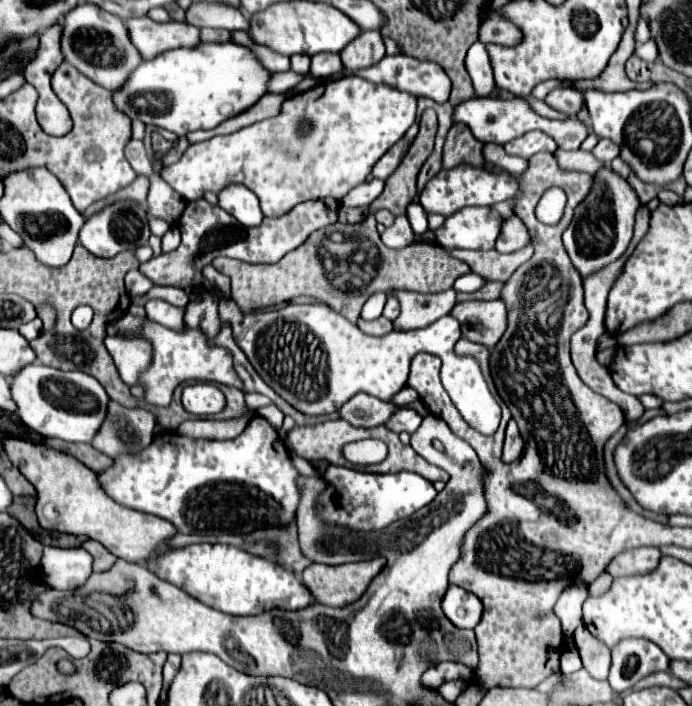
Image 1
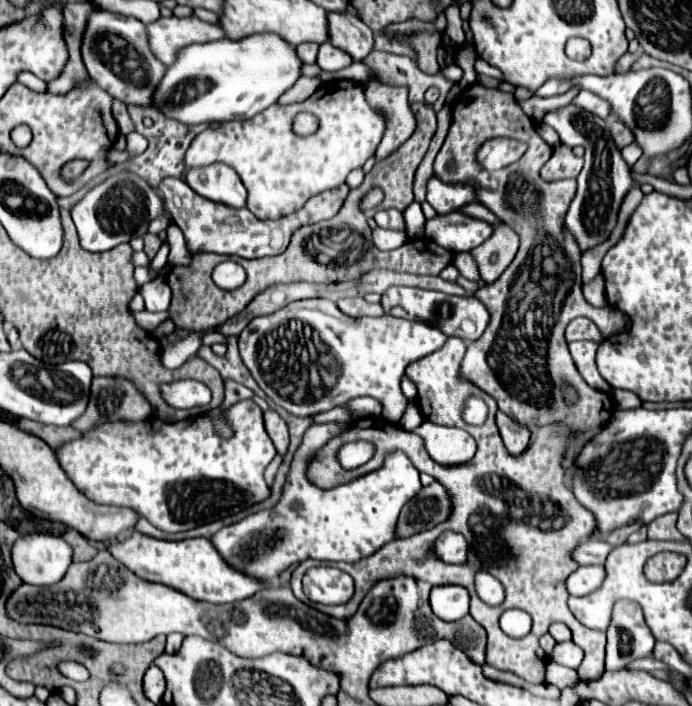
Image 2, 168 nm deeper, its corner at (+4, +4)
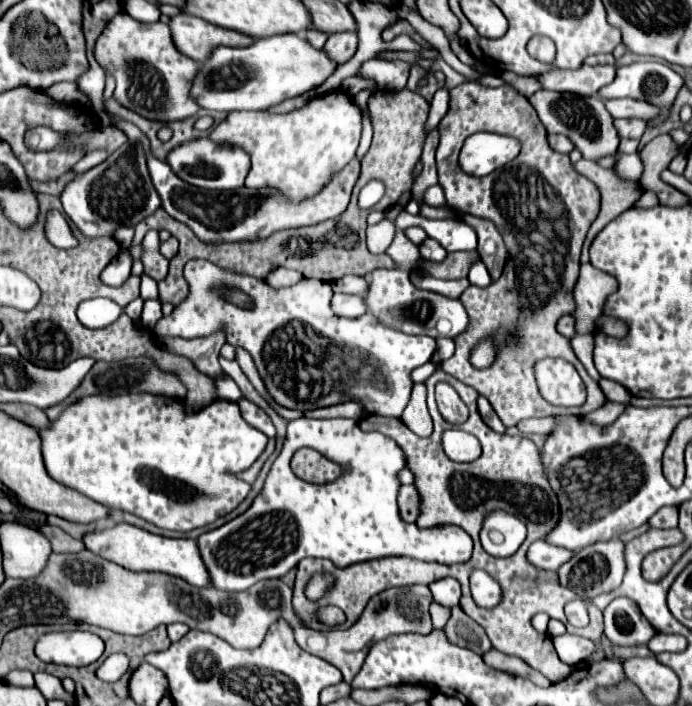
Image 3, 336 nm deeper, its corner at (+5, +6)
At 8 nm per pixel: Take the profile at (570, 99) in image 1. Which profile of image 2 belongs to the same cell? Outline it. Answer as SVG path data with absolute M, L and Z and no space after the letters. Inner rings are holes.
M581 90L579 96L573 100L573 104L581 106L581 108L585 108L585 110L597 114L597 116L601 116L603 120L609 120L609 114L611 114L609 102L599 98L599 96L595 96L595 94L591 94L591 92L587 92L587 90Z

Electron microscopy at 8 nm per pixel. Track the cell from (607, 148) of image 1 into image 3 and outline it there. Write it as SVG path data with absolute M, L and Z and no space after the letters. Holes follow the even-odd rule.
M630 118L630 120L614 120L620 138L640 138L646 130L646 120Z

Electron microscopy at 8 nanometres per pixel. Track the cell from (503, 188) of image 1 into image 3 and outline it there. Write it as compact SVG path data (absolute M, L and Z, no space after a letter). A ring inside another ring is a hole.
M436 184L436 186L430 186L428 190L426 190L426 204L430 204L430 206L444 206L446 204L446 196L444 196L444 192L442 192L442 188Z

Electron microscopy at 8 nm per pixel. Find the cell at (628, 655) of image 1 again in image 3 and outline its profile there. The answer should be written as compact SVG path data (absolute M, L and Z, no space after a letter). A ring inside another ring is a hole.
M616 598L604 610L604 634L614 646L648 644L656 630L630 598Z

